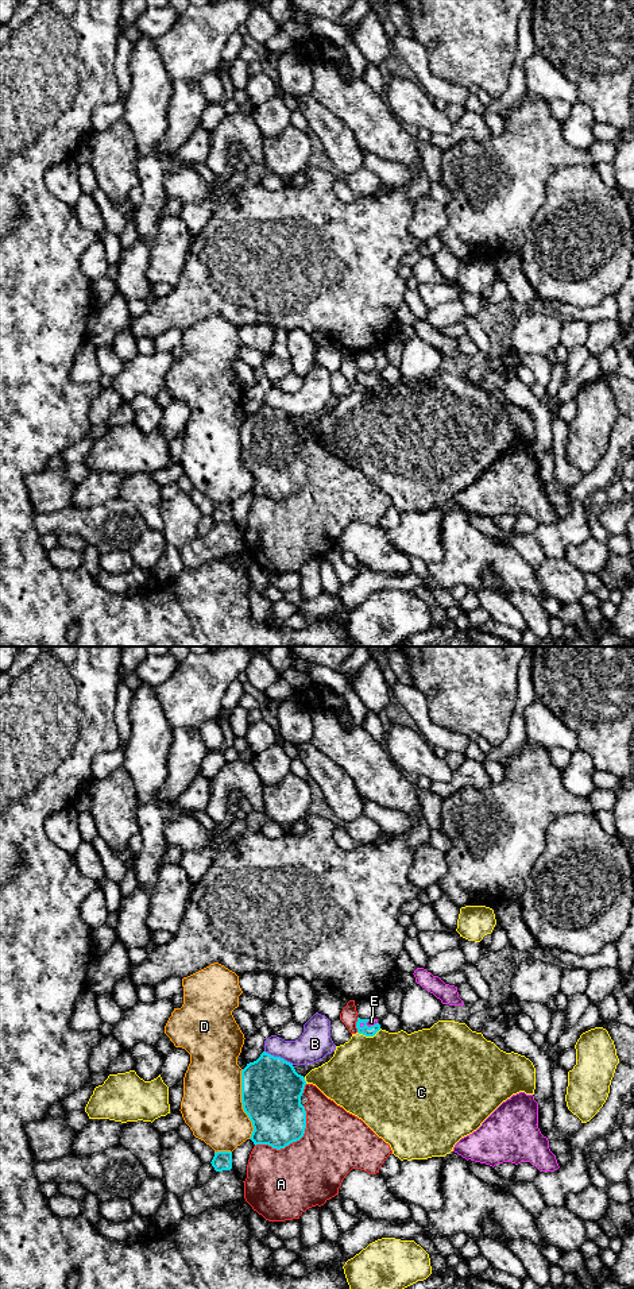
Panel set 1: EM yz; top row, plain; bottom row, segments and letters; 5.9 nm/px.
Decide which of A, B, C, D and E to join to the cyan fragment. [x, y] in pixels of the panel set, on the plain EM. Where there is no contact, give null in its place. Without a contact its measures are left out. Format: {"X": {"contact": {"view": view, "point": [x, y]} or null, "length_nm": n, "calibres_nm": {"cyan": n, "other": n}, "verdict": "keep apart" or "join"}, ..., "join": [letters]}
{"A": {"contact": {"view": "yz", "point": [293, 493]}, "length_nm": 380, "calibres_nm": {"cyan": 320, "other": 400}, "verdict": "keep apart"}, "B": {"contact": {"view": "yz", "point": [279, 409]}, "length_nm": 190, "calibres_nm": {"cyan": 360, "other": 190}, "verdict": "keep apart"}, "C": {"contact": {"view": "yz", "point": [368, 388]}, "length_nm": 150, "calibres_nm": {"cyan": 60, "other": 500}, "verdict": "keep apart"}, "D": {"contact": {"view": "yz", "point": [243, 456]}, "length_nm": 420, "calibres_nm": {"cyan": 360, "other": 360}, "verdict": "keep apart"}, "E": {"contact": {"view": "yz", "point": [367, 378]}, "length_nm": 110, "calibres_nm": {"cyan": 60, "other": 50}, "verdict": "join"}, "join": ["E"]}

